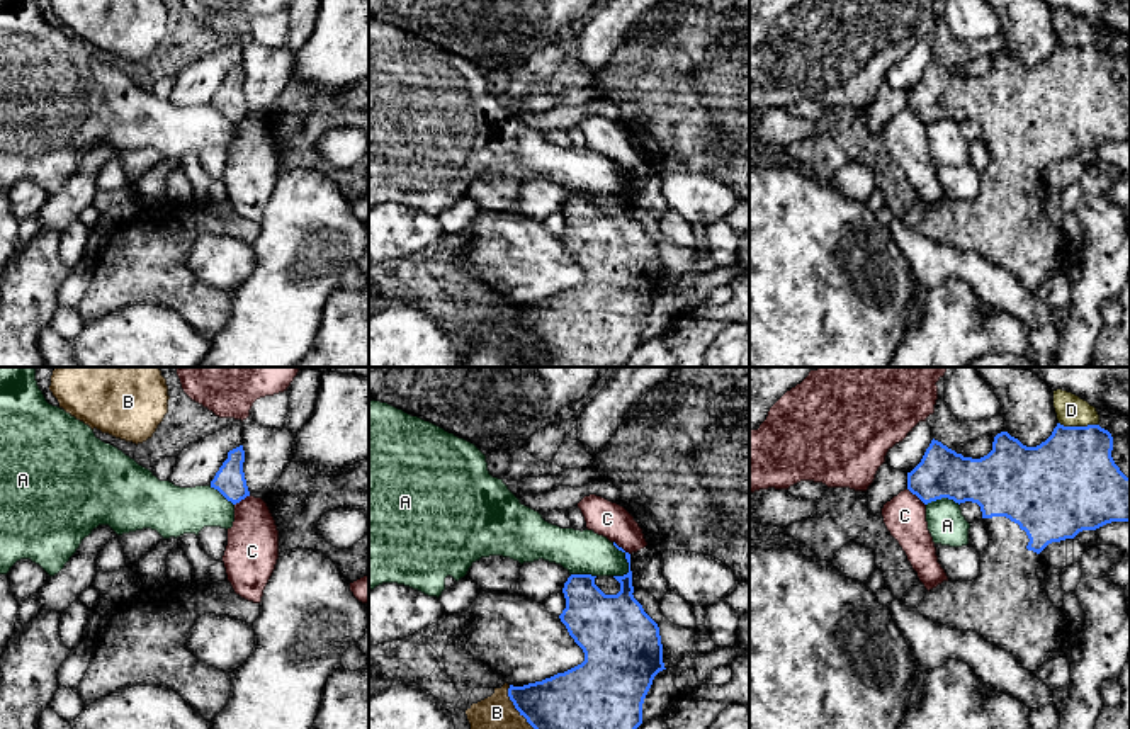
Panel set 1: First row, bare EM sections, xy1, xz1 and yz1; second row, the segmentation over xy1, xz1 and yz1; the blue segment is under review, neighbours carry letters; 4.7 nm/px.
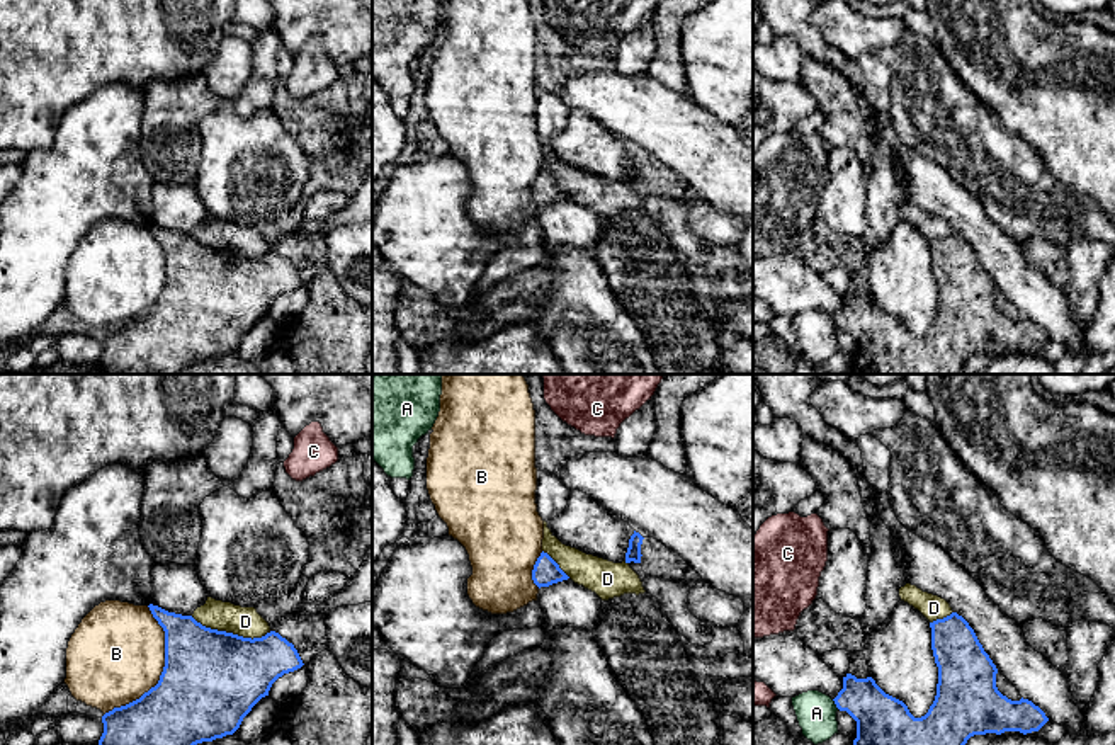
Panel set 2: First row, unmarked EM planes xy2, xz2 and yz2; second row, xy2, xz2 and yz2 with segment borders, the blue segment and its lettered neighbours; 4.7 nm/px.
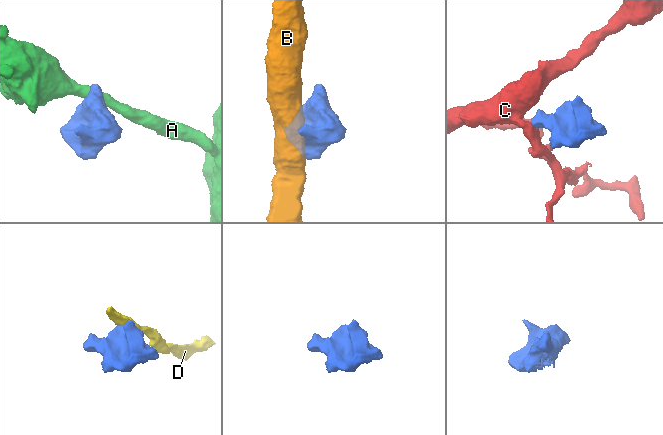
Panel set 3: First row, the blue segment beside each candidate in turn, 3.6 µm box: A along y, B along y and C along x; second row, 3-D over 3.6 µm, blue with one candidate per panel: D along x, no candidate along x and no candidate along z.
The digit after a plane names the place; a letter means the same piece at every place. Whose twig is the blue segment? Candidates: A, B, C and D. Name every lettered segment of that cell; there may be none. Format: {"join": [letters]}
{"join": []}

